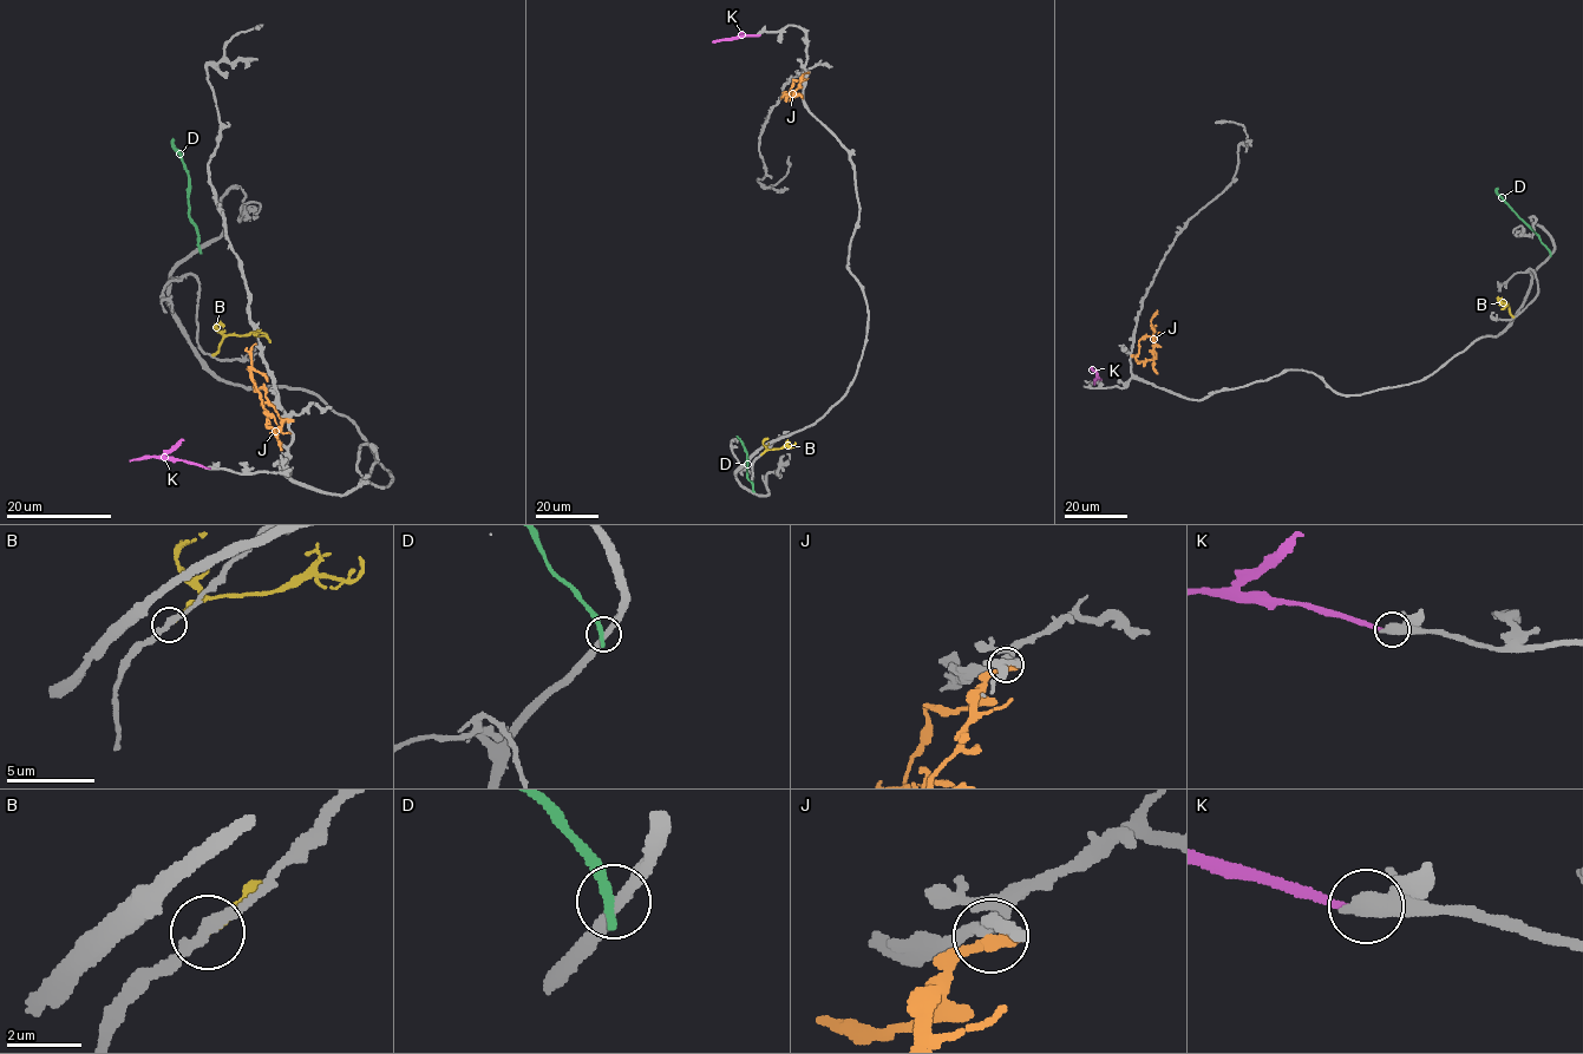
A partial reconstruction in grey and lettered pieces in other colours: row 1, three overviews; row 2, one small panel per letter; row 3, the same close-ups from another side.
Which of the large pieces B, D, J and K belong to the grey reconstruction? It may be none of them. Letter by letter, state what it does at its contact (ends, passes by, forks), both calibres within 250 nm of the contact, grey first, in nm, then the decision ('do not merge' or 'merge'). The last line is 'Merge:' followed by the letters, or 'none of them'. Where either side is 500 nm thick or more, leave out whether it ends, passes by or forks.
B: it ends there; 280 nm thick on the grey side, 240 nm on the other; do not merge
D: it ends there; 400 nm thick on the grey side, 320 nm on the other; do not merge
J: it ends there; 300 nm thick on the grey side, 460 nm on the other; do not merge
K: it ends there; 460 nm thick on the grey side, 240 nm on the other; do not merge
Merge: none of them

